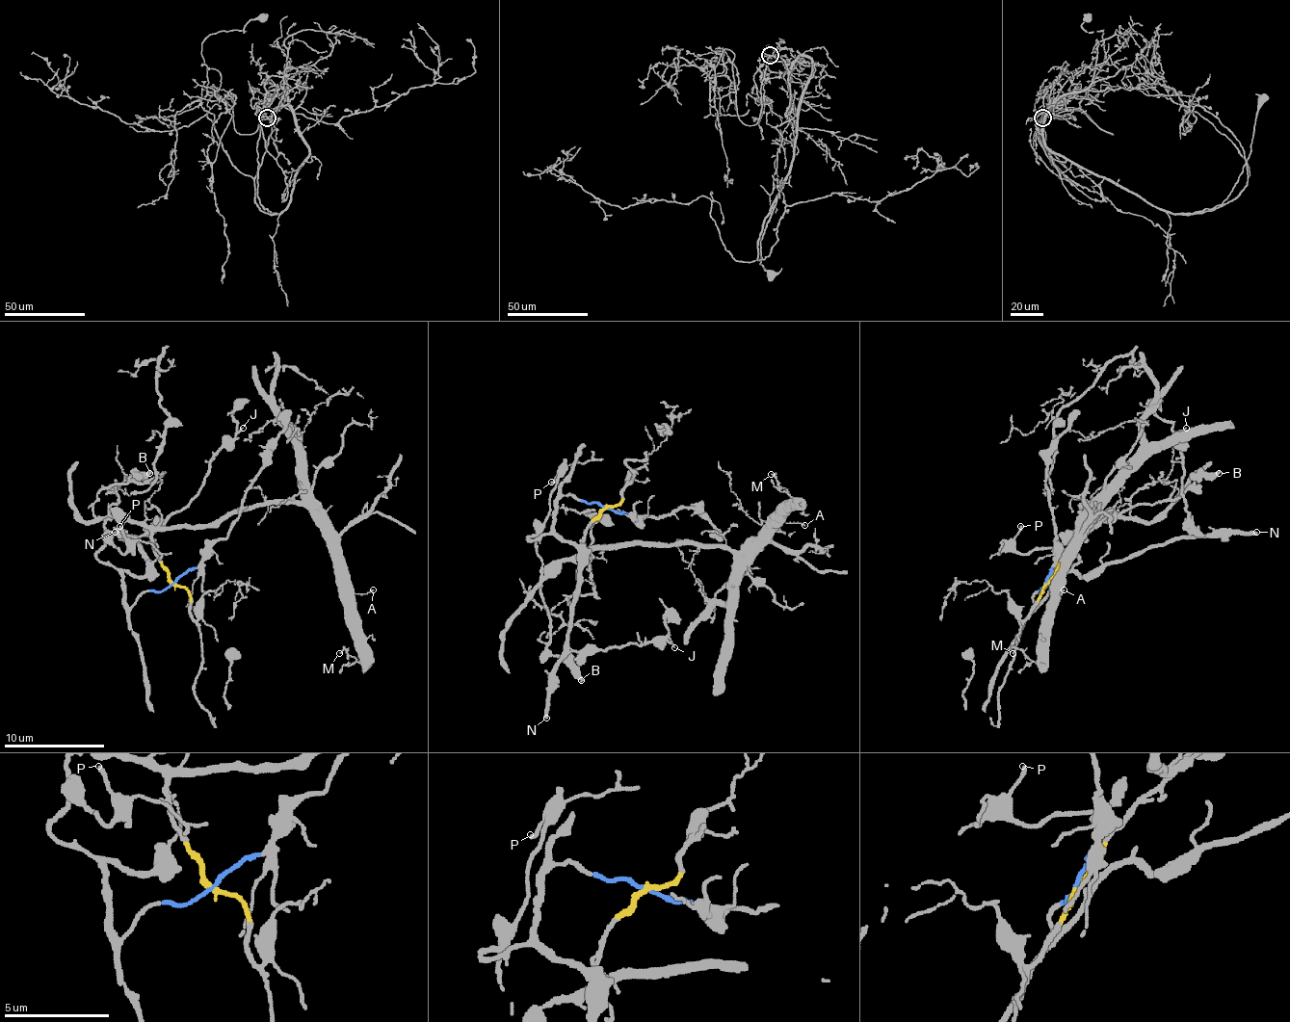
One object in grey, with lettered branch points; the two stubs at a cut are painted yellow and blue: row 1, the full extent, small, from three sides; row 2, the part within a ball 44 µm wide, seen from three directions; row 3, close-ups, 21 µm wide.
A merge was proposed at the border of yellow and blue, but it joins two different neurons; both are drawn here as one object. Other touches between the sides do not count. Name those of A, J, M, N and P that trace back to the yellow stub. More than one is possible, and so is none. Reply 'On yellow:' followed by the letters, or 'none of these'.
On yellow: A, M

